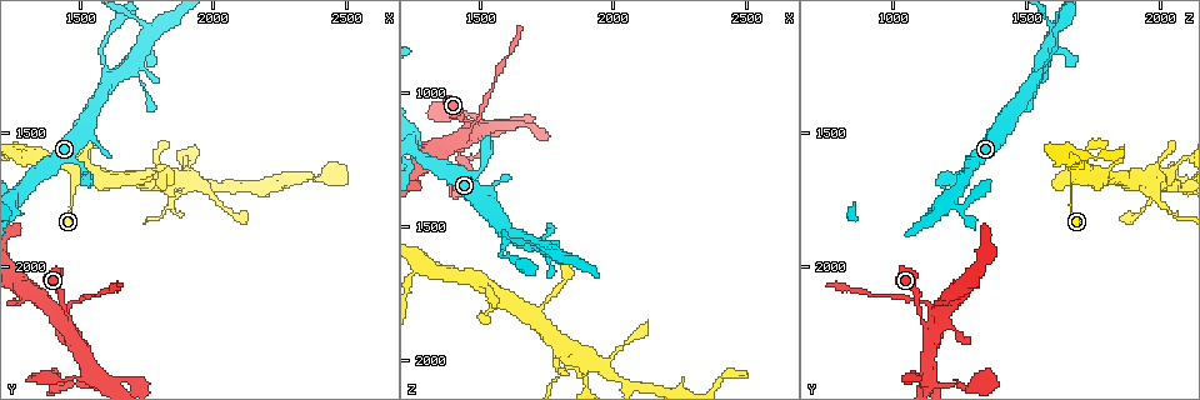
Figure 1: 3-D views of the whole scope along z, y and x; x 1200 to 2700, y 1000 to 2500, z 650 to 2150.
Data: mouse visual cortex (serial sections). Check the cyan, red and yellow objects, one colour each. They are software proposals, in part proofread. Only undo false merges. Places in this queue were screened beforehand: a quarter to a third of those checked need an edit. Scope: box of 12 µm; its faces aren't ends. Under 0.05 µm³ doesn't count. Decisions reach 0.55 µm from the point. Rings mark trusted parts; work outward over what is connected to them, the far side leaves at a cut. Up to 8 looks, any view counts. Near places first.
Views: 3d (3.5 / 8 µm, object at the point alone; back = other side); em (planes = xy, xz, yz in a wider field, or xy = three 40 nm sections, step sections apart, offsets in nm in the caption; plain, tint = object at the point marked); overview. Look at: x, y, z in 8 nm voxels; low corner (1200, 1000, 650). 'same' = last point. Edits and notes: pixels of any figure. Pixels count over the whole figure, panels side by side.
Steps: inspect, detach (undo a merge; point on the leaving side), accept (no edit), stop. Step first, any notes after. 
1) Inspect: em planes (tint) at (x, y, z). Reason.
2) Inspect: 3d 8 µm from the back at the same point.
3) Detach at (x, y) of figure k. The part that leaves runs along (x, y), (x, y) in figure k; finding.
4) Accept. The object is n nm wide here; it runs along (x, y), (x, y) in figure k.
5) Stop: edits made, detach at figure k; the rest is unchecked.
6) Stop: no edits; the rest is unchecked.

Inspect: 3d 3.5 µm at (1490, 2150, 1110). A narrow waist.

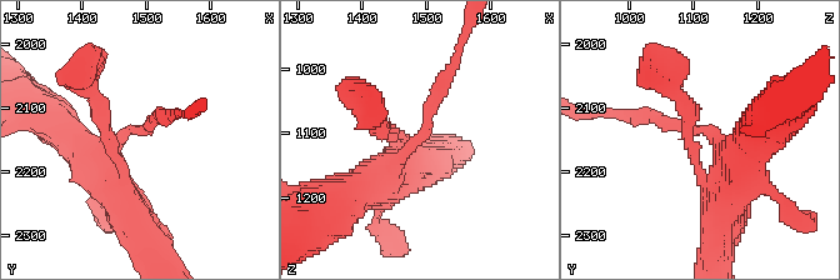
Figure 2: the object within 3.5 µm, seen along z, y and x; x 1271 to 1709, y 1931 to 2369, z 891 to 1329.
Inspect: em planes (tint) at (1485, 2135, 1105). Shape alone is not enough.

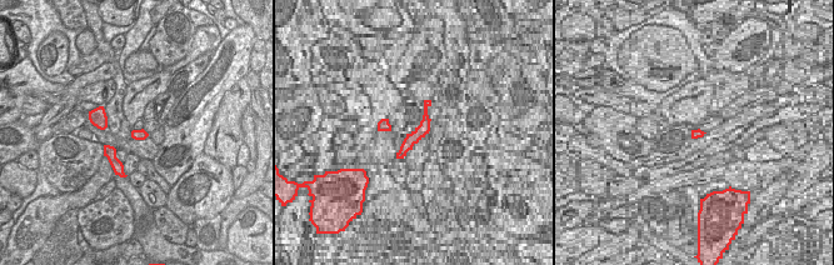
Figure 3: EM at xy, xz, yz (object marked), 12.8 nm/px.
Detach at (669, 126) of figure 2. The part that leaves runs along (405, 150), (428, 125), (459, 51) in figure 2; two cells meet here.

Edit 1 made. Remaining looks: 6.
Inspect: overview.

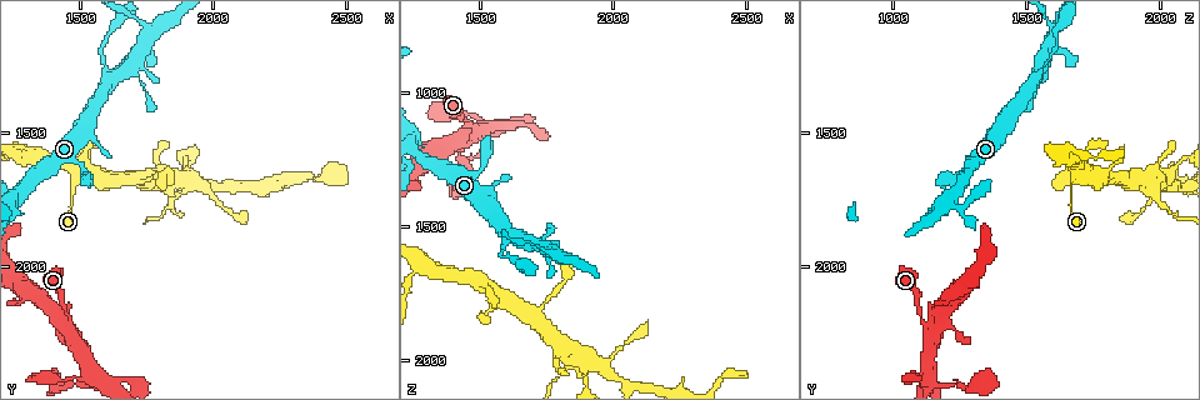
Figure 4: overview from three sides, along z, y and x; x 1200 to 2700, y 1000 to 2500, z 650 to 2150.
Inspect: 3d 3.5 µm at (1840, 1710, 1950). Branch point.

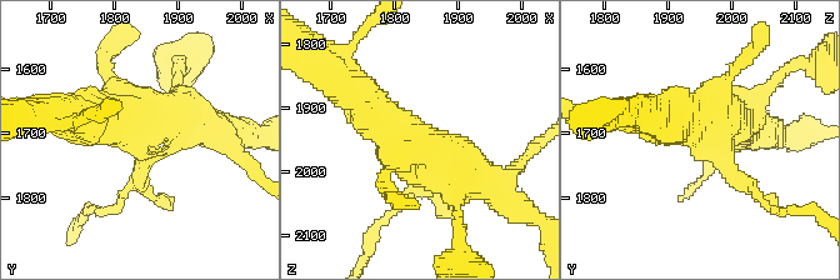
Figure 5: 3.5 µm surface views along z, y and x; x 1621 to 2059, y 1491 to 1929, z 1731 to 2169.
Inspect: em xy step 2 (tint) at (1835, 1705, 1945). Need the tissue.

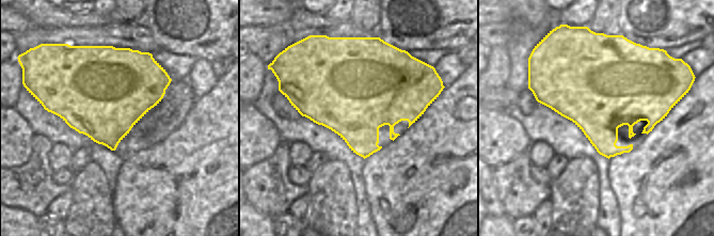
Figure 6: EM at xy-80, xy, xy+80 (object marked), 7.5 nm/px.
Inspect: em xy step 3 (tint) at the same point.

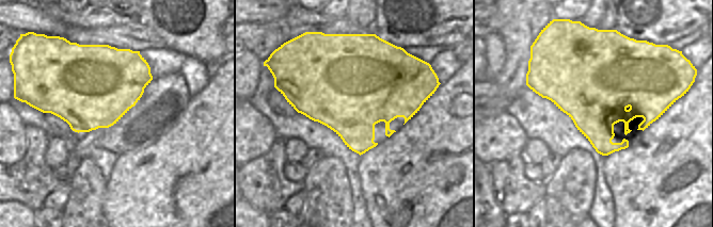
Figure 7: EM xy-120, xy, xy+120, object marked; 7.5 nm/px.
Detach at (164, 198) of figure 5. The part that leaves runs along (139, 171), (116, 205), (81, 216) in figure 5; a second cell is stuck on.

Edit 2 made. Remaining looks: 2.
Stop: edits made, detach at figure 2, detach at figure 5; the rest is unchecked.

